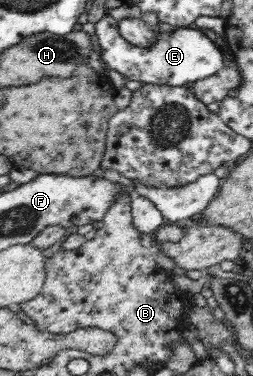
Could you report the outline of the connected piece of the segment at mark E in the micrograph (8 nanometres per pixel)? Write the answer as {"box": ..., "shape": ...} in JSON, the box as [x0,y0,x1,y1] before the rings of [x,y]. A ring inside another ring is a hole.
{"box":[95,16,225,86],"shape":[[[104,16],[95,24],[95,32],[101,44],[101,63],[107,68],[113,68],[125,75],[127,80],[142,82],[143,84],[165,86],[189,86],[195,81],[206,79],[215,75],[224,66],[225,54],[219,50],[215,42],[211,41],[203,29],[177,28],[171,32],[158,32],[155,45],[143,49],[131,45],[121,34],[117,27],[117,19]]]}

